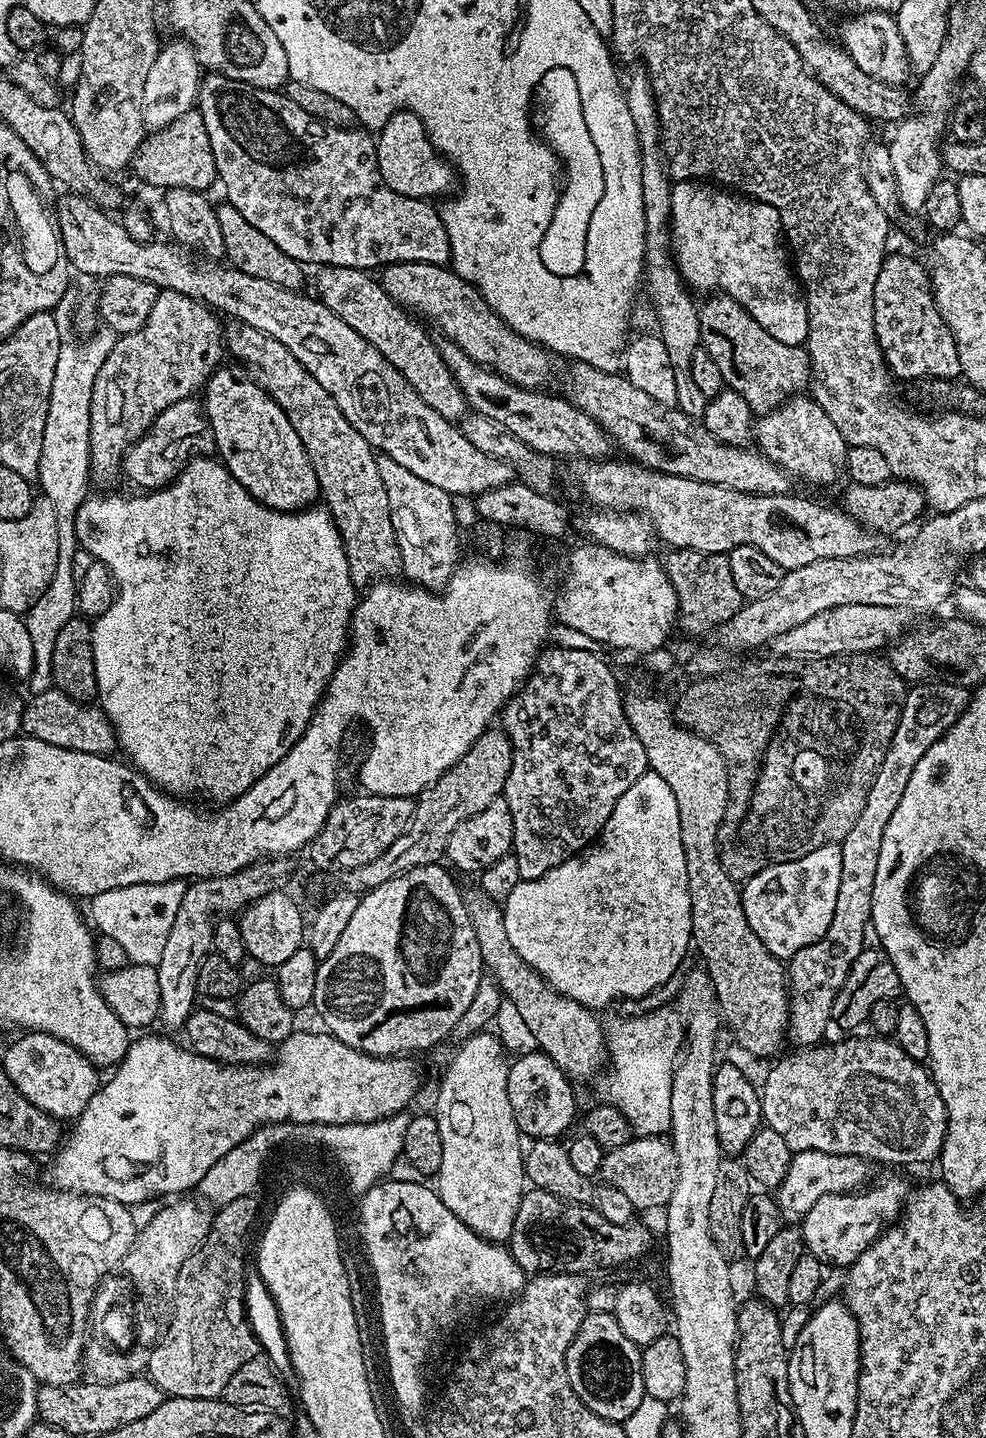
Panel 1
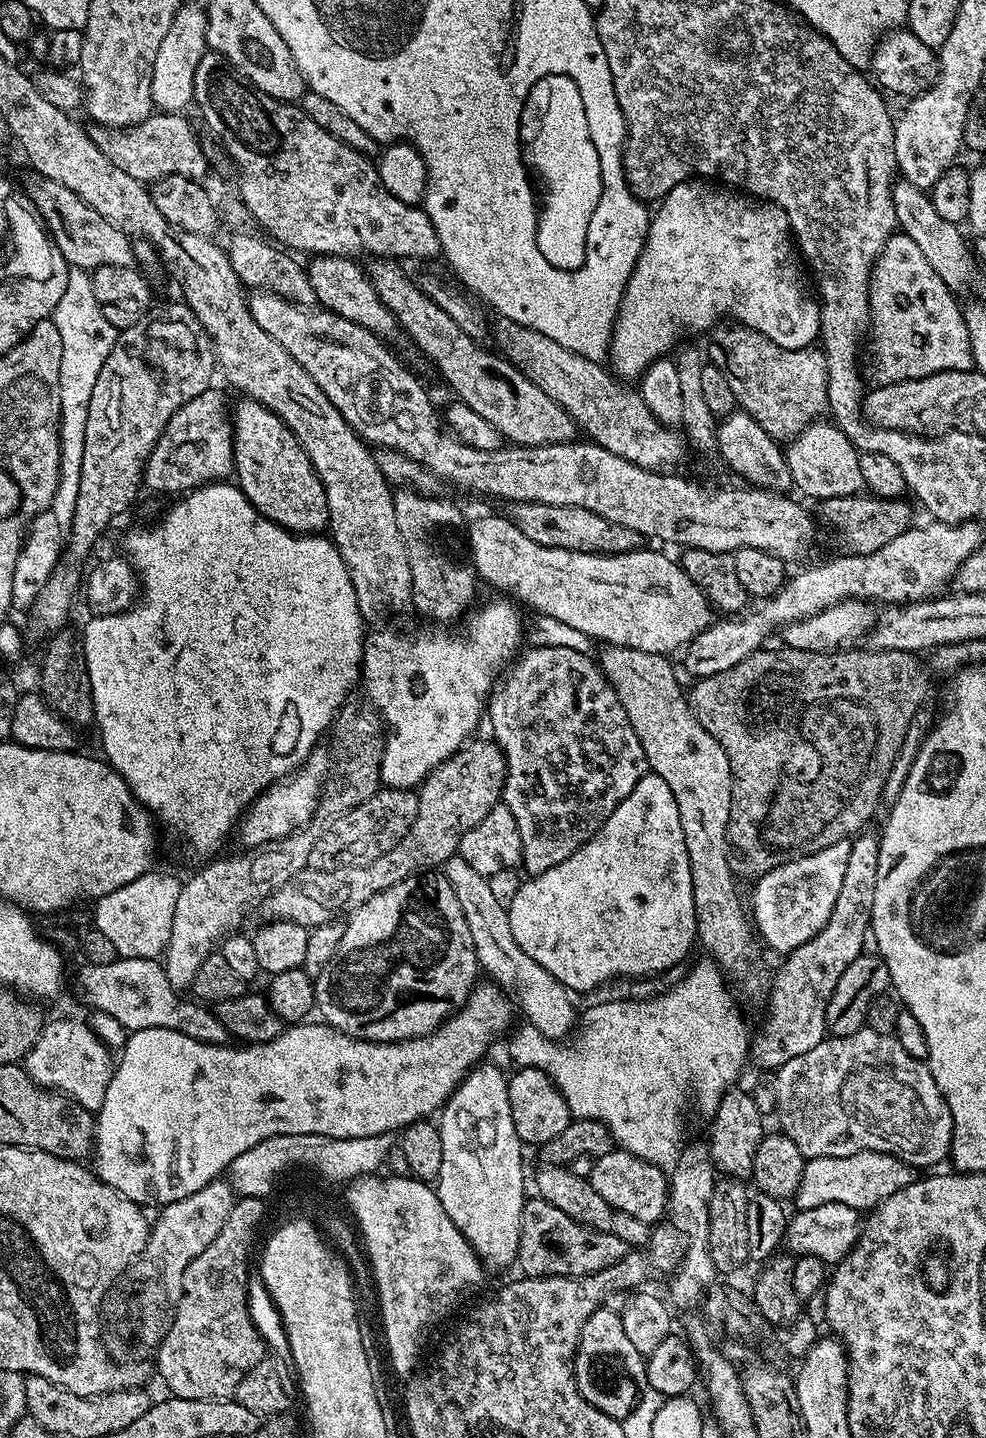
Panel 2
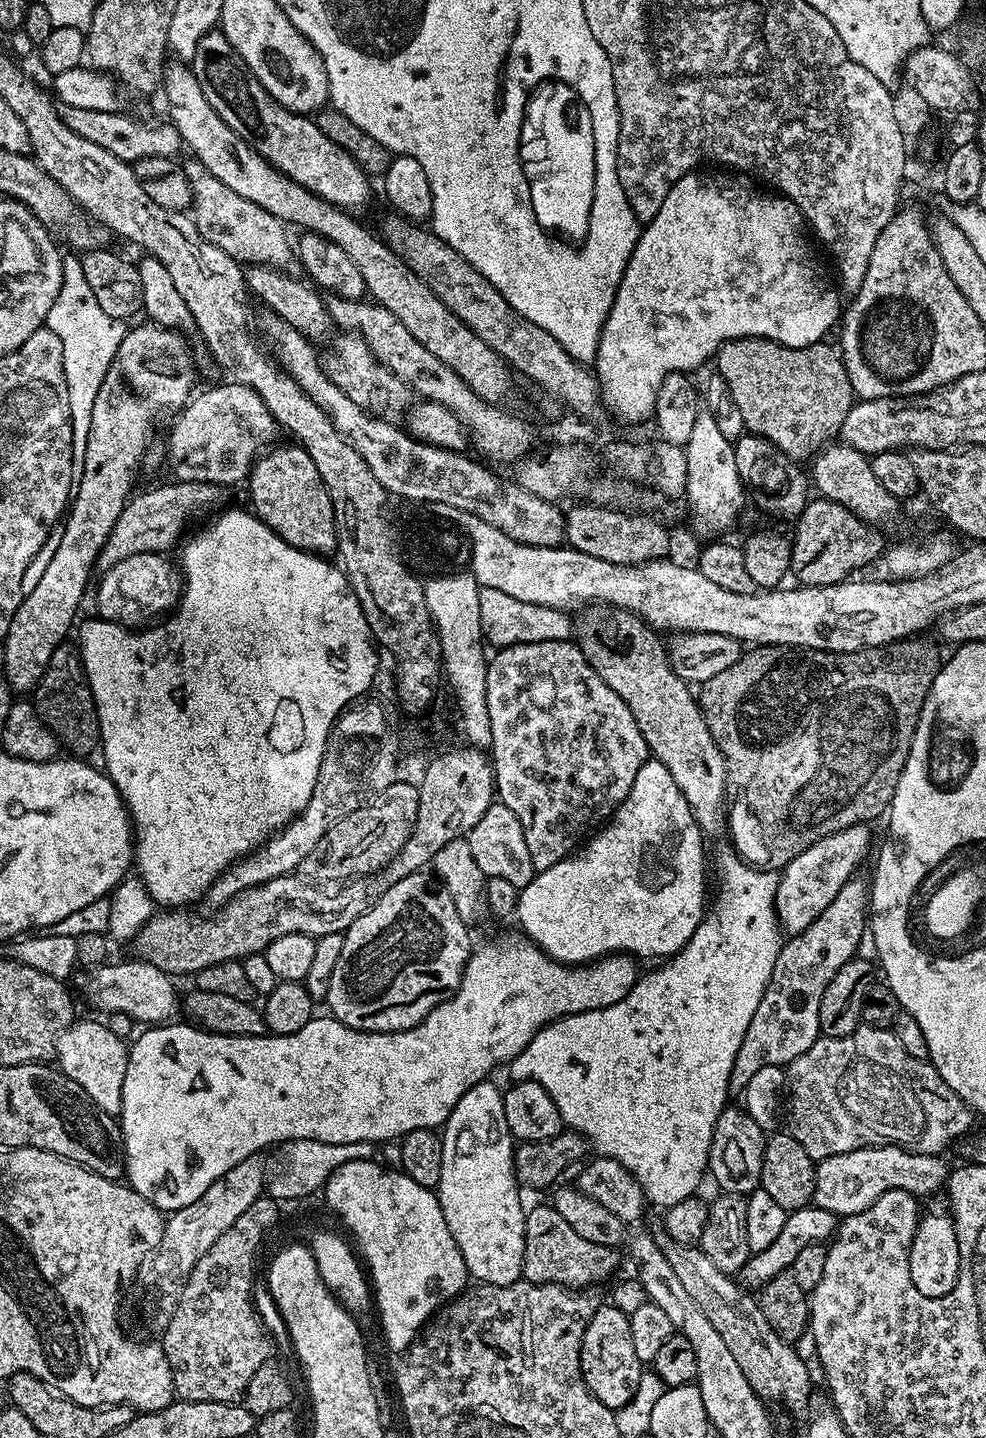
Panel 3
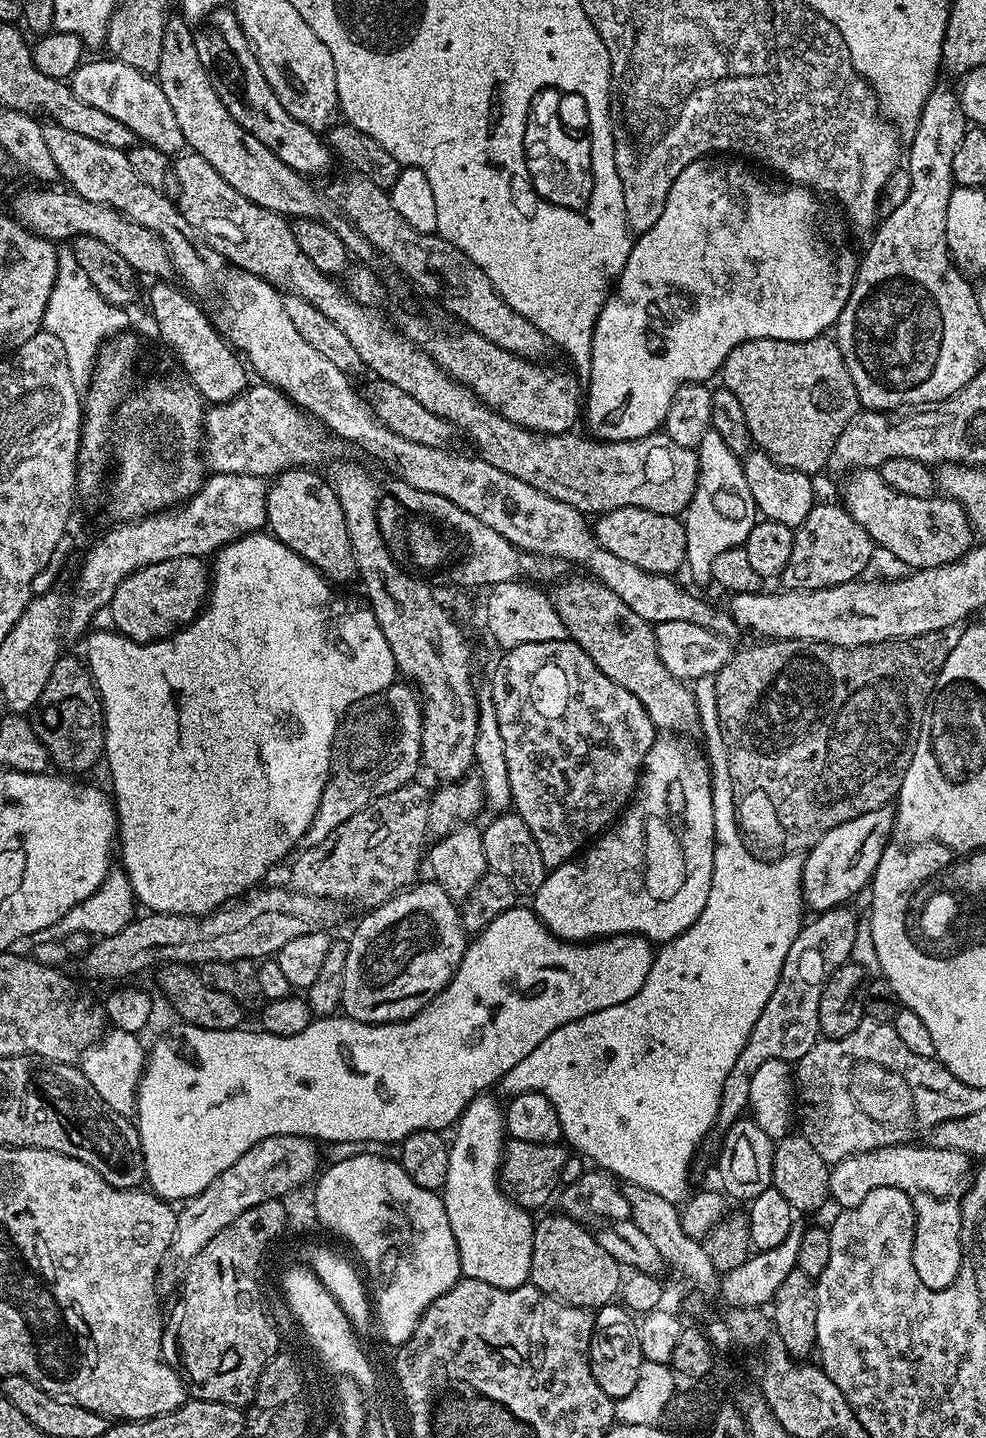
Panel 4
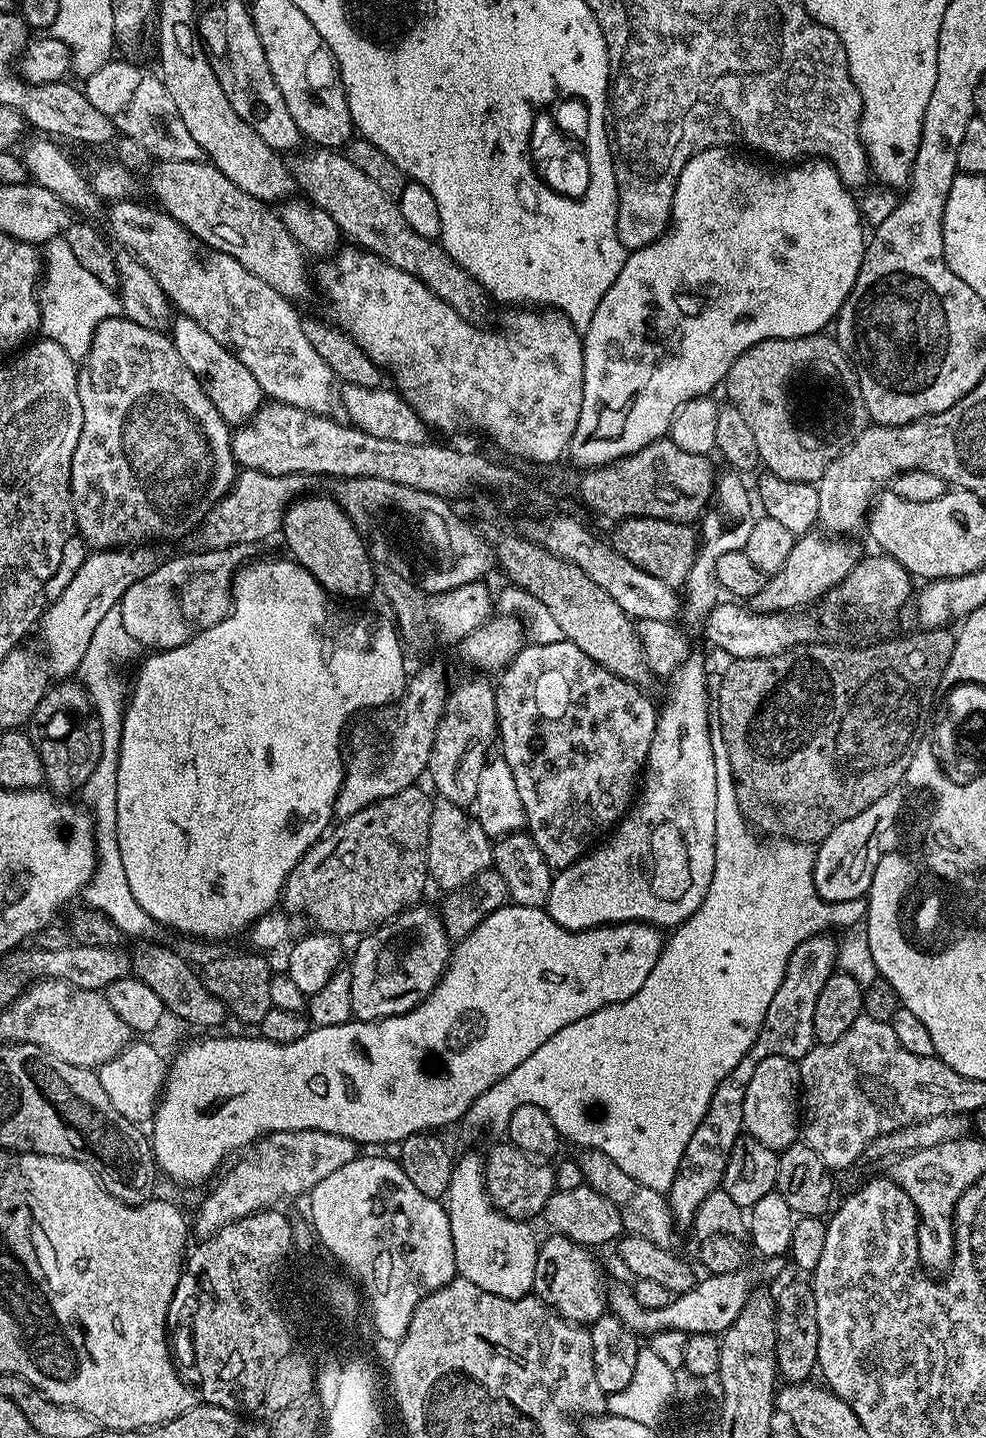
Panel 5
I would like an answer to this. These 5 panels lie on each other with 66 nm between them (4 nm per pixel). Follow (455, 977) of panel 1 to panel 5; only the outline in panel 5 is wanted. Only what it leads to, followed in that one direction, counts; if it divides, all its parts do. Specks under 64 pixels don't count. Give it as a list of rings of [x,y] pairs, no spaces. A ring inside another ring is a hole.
[[[424,902],[405,908],[397,916],[385,920],[383,924],[363,933],[356,944],[350,967],[350,994],[352,1014],[358,1020],[385,1020],[391,1016],[401,1016],[418,1006],[427,998],[434,986],[442,978],[450,959],[450,941],[444,929],[443,919],[435,907],[427,908]]]

